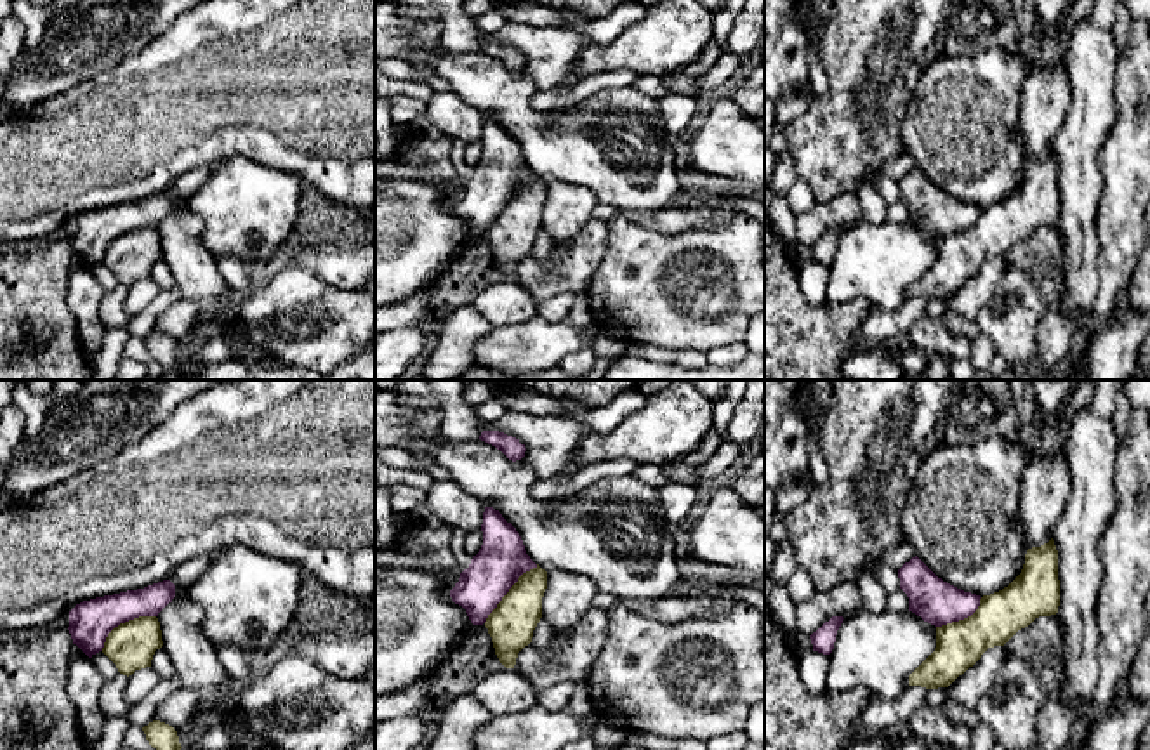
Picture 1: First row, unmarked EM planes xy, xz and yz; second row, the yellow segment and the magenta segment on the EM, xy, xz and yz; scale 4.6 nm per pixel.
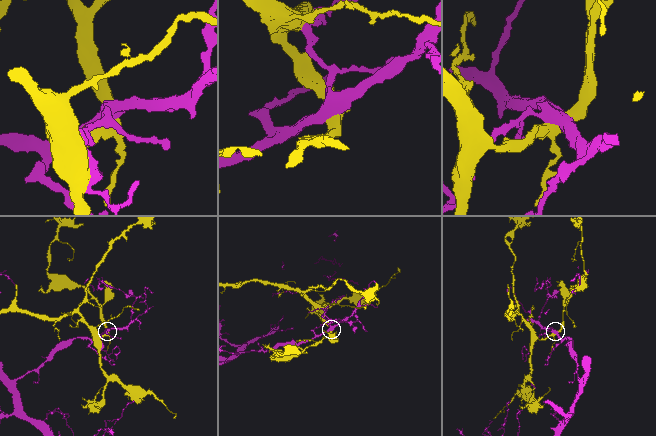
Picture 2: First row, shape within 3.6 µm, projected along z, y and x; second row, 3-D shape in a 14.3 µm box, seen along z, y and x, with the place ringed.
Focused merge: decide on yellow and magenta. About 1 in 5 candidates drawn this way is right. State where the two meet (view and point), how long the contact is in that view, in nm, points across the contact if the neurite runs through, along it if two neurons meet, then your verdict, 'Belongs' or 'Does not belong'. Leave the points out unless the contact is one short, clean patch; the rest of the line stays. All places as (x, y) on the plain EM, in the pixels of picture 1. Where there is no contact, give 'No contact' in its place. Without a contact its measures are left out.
Touches yellow at xz (509, 202). Shared border 380 nm. Does not belong

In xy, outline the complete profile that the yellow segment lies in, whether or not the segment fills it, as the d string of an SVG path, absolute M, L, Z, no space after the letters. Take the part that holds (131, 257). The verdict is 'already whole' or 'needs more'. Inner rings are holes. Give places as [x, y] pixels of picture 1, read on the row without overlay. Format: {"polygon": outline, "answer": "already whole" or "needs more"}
{"polygon": "M139 227L115 238L104 253L102 264L123 286L151 278L156 260L163 257L156 227Z", "answer": "already whole"}

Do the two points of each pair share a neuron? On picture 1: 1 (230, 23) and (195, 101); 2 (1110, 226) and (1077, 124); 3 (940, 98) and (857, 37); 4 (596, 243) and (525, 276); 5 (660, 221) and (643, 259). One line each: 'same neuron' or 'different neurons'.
1: same neuron
2: different neurons
3: different neurons
4: same neuron
5: different neurons

